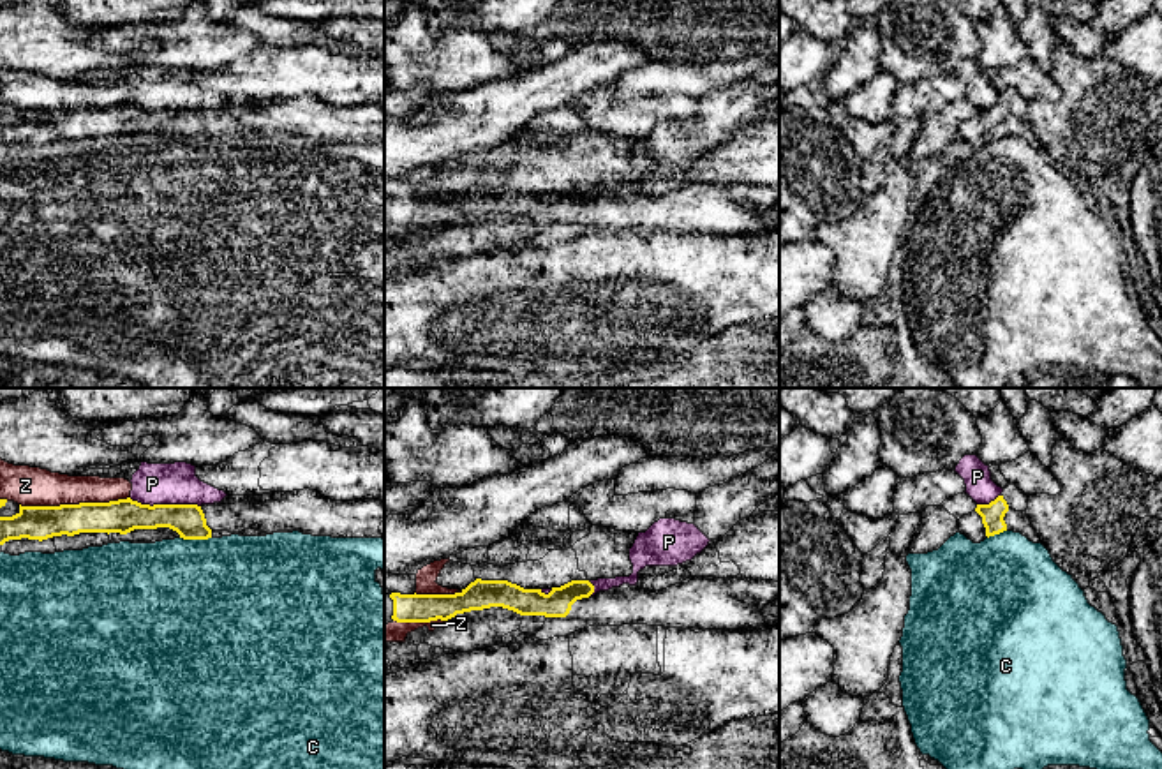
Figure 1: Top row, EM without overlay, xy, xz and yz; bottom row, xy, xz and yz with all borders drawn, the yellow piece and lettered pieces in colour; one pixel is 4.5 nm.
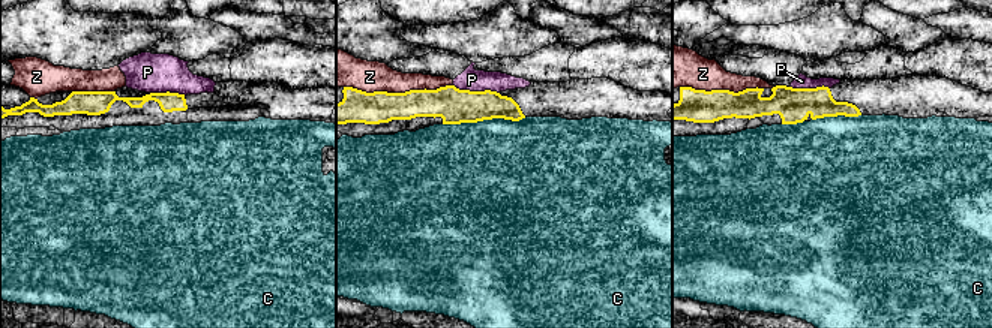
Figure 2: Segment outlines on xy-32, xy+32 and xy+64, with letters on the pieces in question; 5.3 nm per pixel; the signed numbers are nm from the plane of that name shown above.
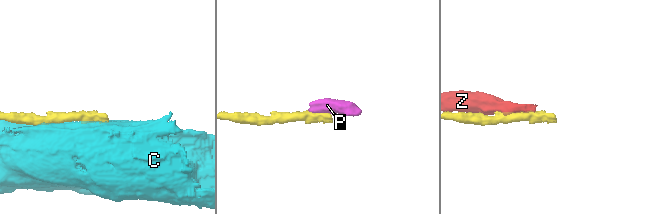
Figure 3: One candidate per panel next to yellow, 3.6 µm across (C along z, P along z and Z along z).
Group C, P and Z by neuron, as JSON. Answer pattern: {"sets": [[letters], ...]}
{"sets": [["C"], ["P"], ["Z"]]}

